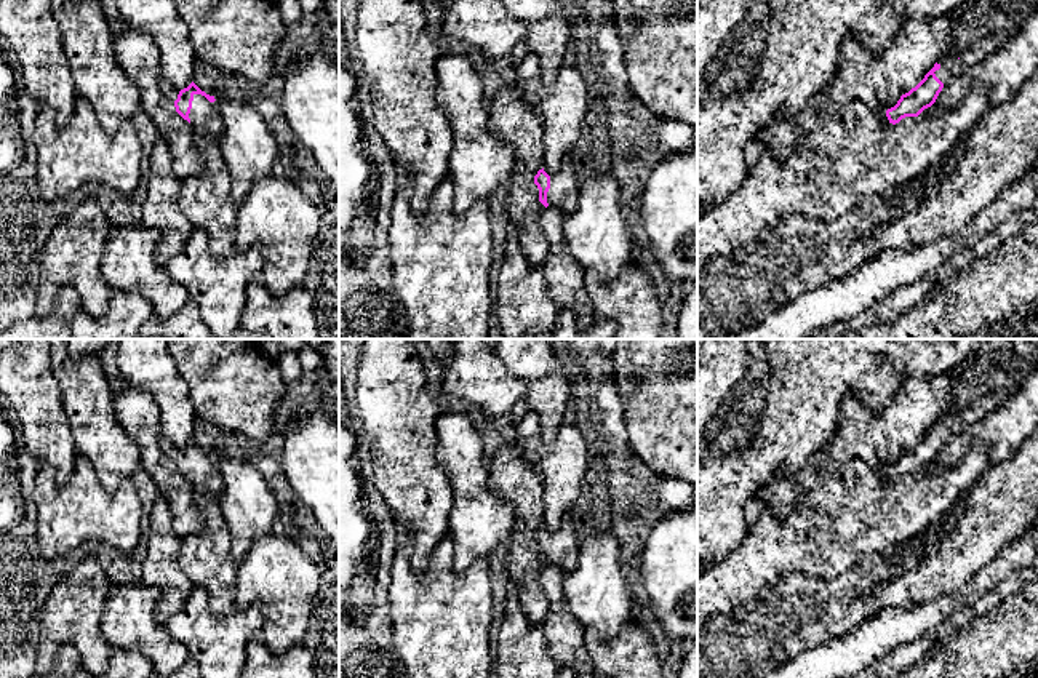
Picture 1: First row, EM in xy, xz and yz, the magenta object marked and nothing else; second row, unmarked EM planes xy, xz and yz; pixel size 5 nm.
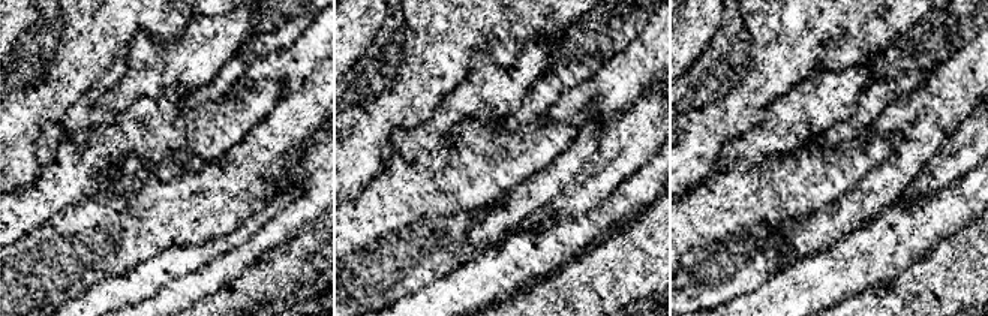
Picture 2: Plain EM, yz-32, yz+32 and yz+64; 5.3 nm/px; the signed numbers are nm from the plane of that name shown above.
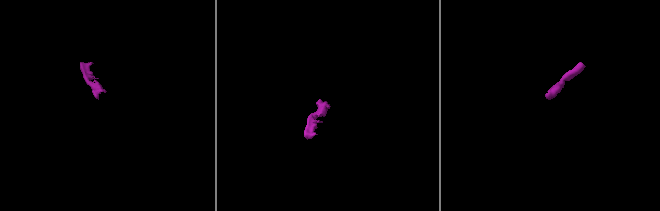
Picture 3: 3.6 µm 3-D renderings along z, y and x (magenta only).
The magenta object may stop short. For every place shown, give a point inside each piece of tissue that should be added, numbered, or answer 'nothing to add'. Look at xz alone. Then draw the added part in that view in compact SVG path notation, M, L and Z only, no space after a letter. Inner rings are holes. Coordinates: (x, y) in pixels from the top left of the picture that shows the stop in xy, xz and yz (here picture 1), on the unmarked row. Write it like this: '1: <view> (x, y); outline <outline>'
1: xz (563, 550); outline M568 518L557 531L550 532L547 561L557 563L565 571L565 574L568 574L576 568L577 556L579 540L576 539L574 526Z

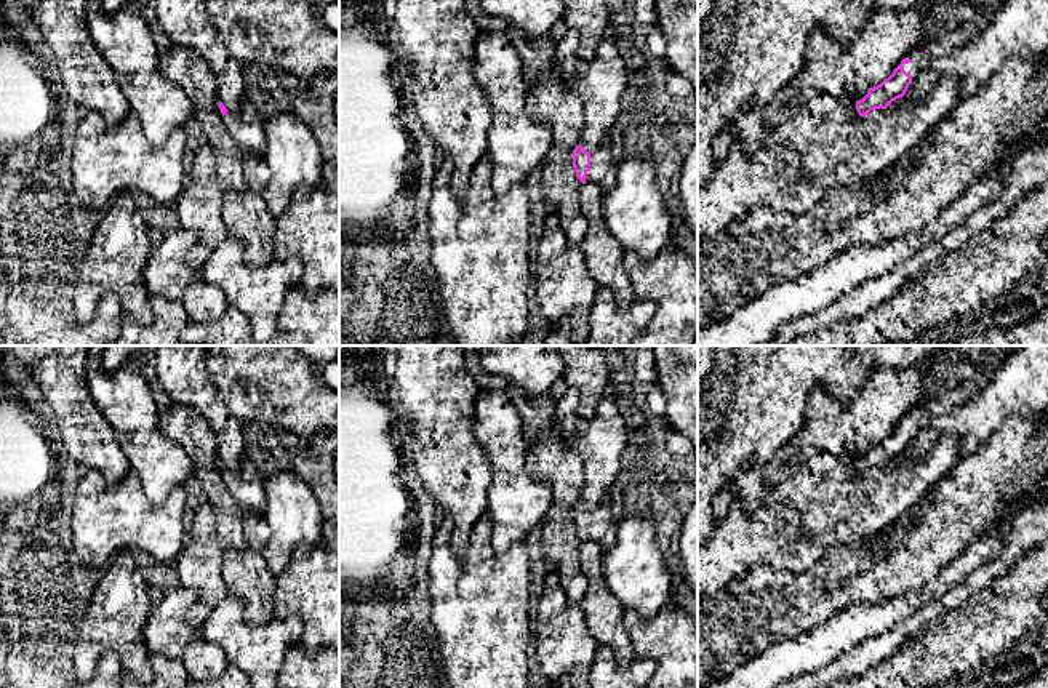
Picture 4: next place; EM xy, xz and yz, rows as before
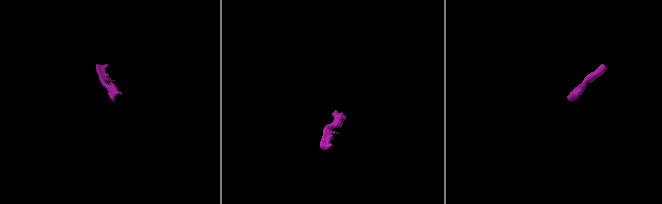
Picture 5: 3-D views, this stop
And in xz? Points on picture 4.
1: xz (604, 525); outline M606 498L590 510L590 525L586 534L586 542L597 542L605 552L614 546L616 533L618 520L613 514L611 501Z

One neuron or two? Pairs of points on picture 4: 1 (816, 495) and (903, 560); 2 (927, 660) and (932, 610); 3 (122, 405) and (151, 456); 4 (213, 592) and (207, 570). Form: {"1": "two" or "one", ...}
{"1": "two", "2": "two", "3": "one", "4": "one"}

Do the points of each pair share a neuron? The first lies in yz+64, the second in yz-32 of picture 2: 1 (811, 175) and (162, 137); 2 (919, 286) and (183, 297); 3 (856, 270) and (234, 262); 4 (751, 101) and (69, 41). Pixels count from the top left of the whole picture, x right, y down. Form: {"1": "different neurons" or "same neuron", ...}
{"1": "same neuron", "2": "different neurons", "3": "different neurons", "4": "same neuron"}

